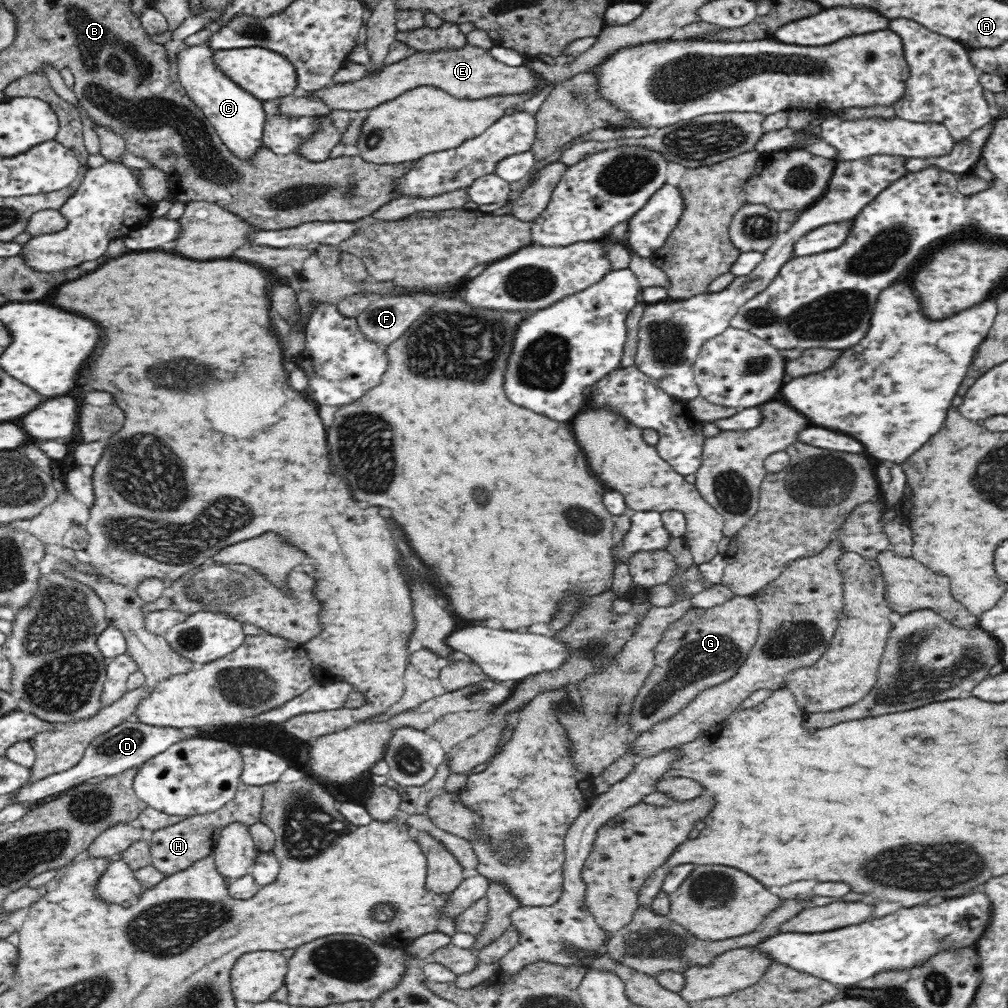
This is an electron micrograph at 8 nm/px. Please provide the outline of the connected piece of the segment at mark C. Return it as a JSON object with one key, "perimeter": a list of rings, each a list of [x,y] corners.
{"perimeter":[[[206,42],[194,46],[184,45],[176,56],[177,75],[187,95],[202,110],[224,144],[238,158],[246,160],[263,146],[261,138],[266,118],[264,104],[220,70],[213,57],[215,52]]]}

